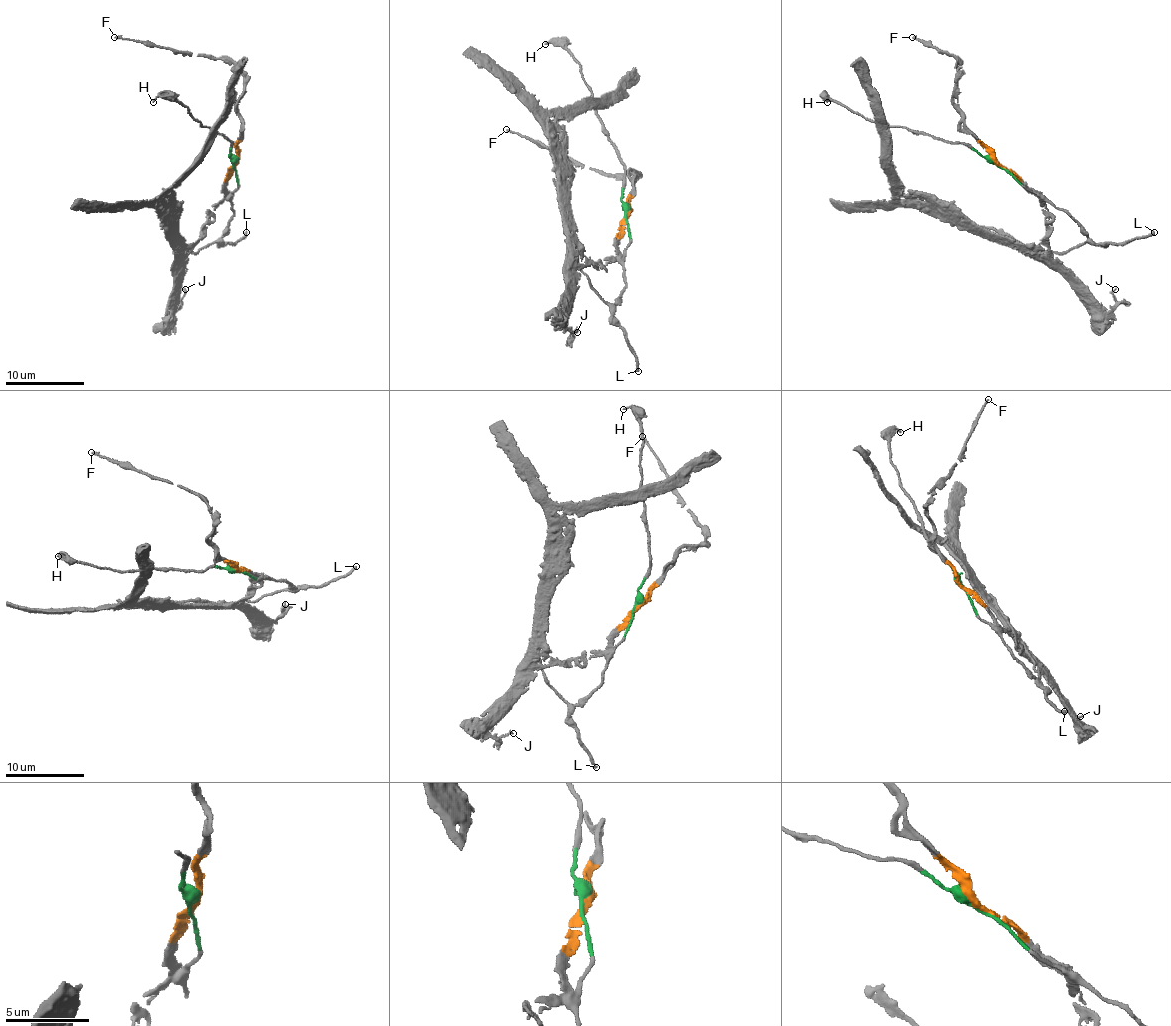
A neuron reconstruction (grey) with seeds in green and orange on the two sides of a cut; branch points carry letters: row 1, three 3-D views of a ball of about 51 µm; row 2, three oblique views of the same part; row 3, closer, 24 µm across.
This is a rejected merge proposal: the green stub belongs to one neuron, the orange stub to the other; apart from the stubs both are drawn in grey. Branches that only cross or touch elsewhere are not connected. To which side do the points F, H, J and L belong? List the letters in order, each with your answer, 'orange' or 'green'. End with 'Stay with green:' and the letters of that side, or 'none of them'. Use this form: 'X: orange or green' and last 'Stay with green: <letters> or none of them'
F: orange
H: green
J: orange
L: green
Stay with green: H, L

